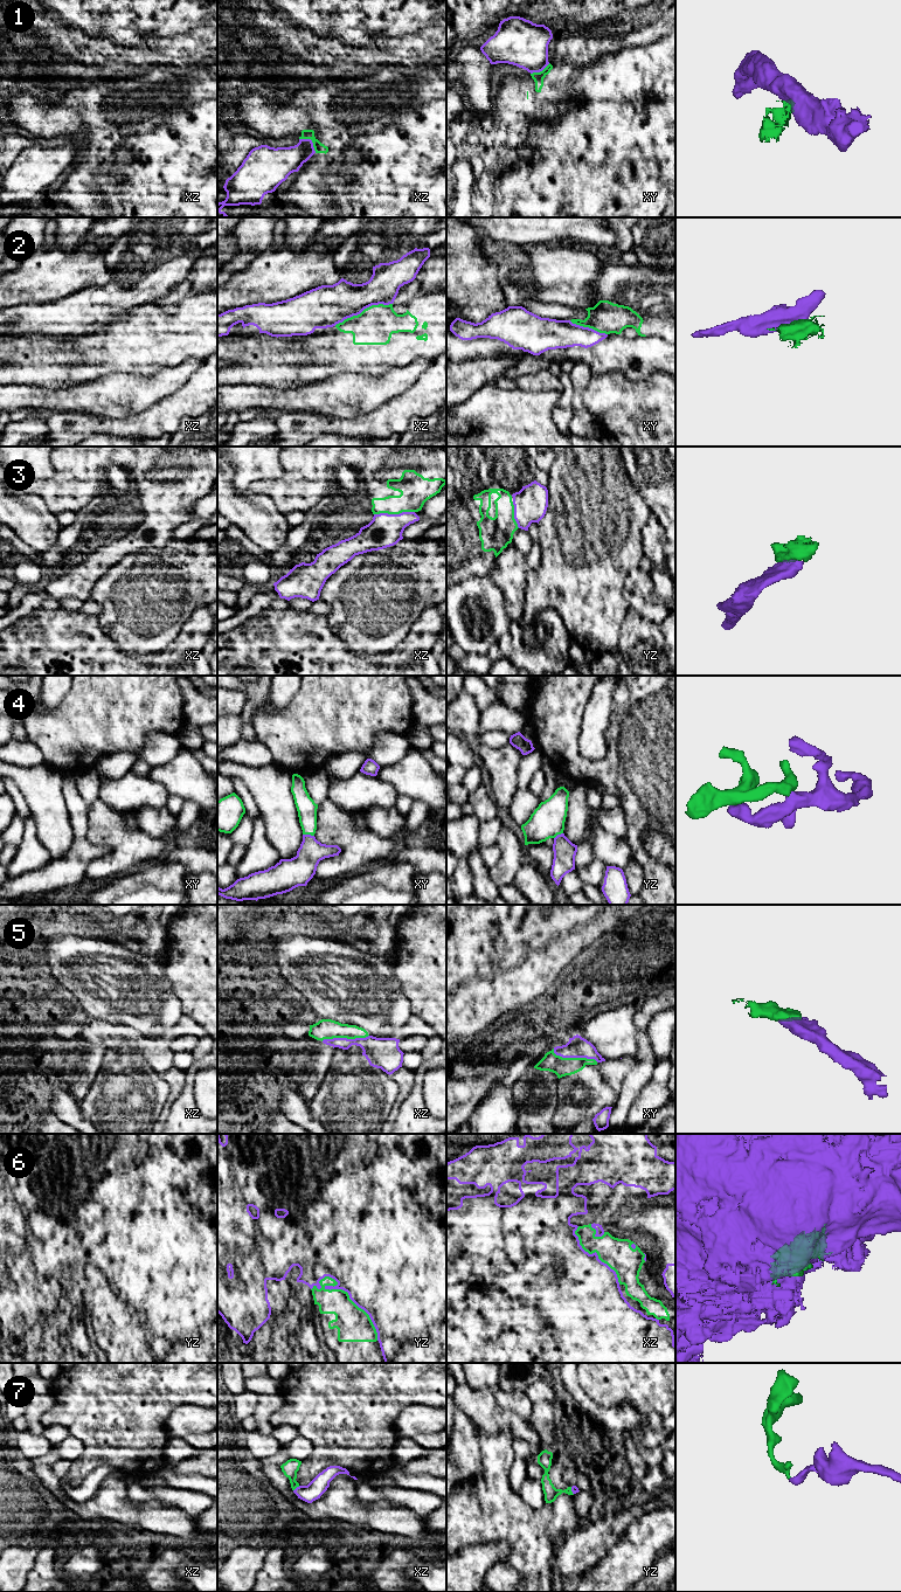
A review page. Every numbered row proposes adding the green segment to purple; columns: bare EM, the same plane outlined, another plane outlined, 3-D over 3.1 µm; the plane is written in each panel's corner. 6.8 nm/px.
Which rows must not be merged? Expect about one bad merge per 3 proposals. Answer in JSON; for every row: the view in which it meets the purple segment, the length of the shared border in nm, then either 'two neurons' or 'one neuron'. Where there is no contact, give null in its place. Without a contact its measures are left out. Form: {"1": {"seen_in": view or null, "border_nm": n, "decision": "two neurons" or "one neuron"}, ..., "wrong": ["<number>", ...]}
{"1": {"seen_in": "xz", "border_nm": 160, "decision": "two neurons"}, "2": {"seen_in": "xz", "border_nm": 420, "decision": "two neurons"}, "3": {"seen_in": "xz", "border_nm": 280, "decision": "one neuron"}, "4": {"seen_in": "xy", "border_nm": 80, "decision": "one neuron"}, "5": {"seen_in": "xy", "border_nm": 320, "decision": "one neuron"}, "6": {"seen_in": "yz", "border_nm": 600, "decision": "one neuron"}, "7": {"seen_in": "xz", "border_nm": 60, "decision": "one neuron"}, "wrong": ["1", "2"]}

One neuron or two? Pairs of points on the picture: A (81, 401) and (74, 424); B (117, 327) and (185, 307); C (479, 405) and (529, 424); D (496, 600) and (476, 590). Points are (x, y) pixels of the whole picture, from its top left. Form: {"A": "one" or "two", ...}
{"A": "two", "B": "one", "C": "one", "D": "one"}

